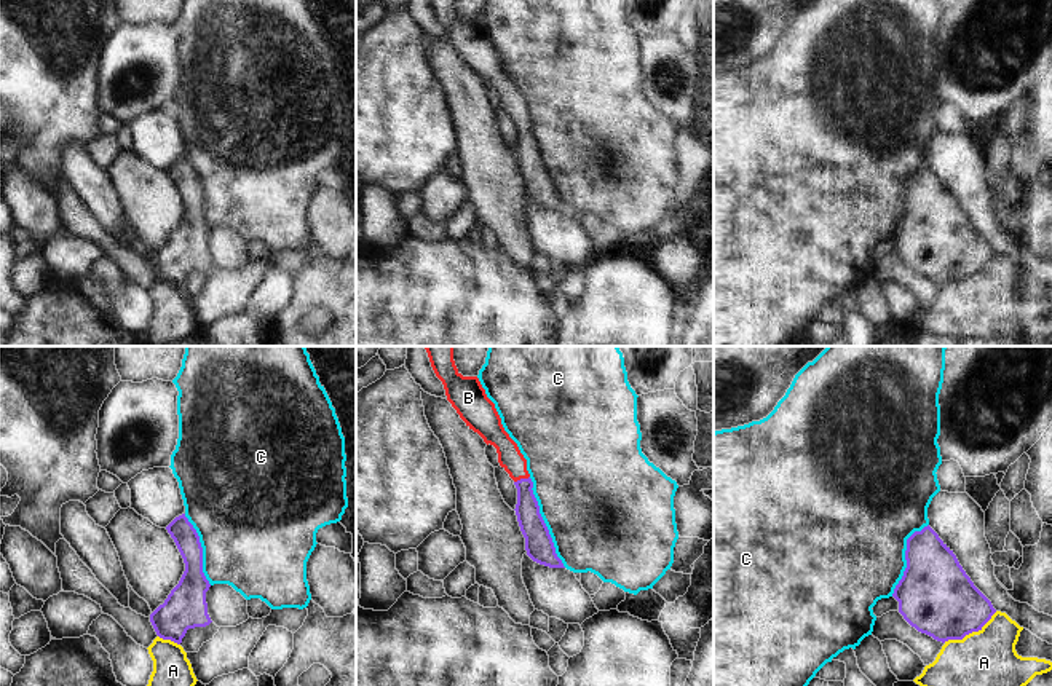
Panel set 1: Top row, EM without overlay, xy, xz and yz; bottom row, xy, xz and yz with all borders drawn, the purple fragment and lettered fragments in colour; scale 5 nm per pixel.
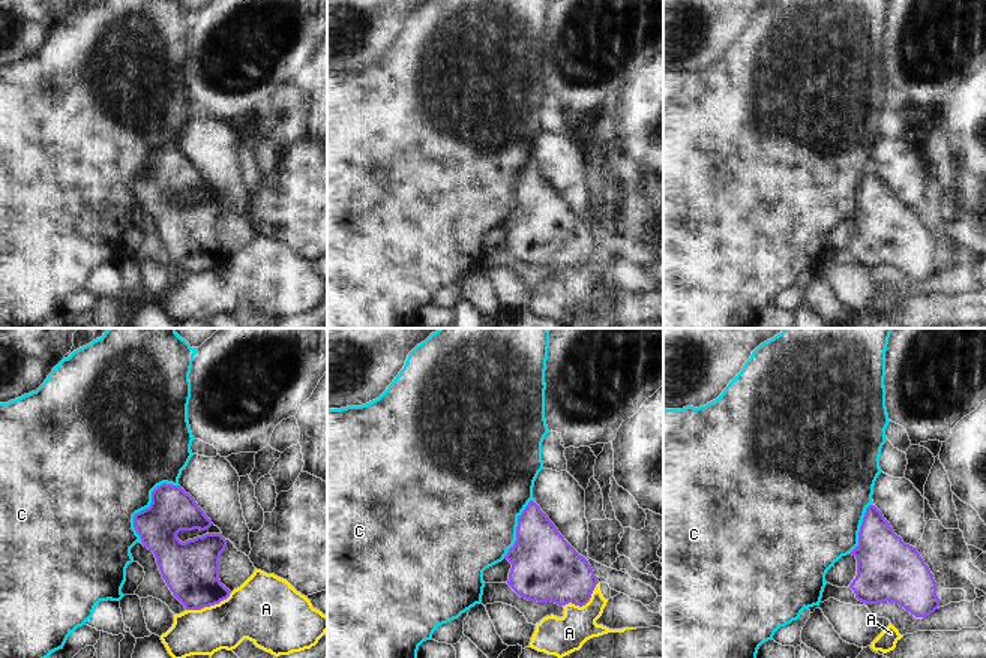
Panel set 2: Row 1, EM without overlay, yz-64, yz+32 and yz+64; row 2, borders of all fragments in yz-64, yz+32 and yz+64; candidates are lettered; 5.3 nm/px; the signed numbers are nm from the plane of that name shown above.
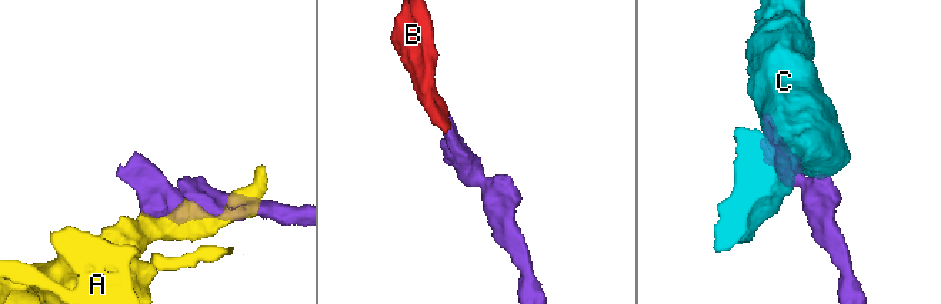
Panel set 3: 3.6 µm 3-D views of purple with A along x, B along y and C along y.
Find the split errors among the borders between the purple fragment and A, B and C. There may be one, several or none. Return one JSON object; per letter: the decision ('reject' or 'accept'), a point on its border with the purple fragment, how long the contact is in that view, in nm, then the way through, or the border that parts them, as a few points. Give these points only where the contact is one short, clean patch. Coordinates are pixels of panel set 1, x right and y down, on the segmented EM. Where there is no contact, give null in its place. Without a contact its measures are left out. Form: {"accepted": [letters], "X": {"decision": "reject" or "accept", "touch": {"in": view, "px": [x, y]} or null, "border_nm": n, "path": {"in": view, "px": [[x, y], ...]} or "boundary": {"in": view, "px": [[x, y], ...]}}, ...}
{"accepted": ["B"], "A": {"decision": "reject", "touch": {"in": "yz", "px": [969, 632]}, "border_nm": 320}, "B": {"decision": "accept", "touch": {"in": "xz", "px": [521, 479]}, "border_nm": 90, "path": {"in": "xz", "px": [[532, 525], [521, 479], [510, 457]]}}, "C": {"decision": "reject", "touch": {"in": "xz", "px": [543, 522]}, "border_nm": 500}}

